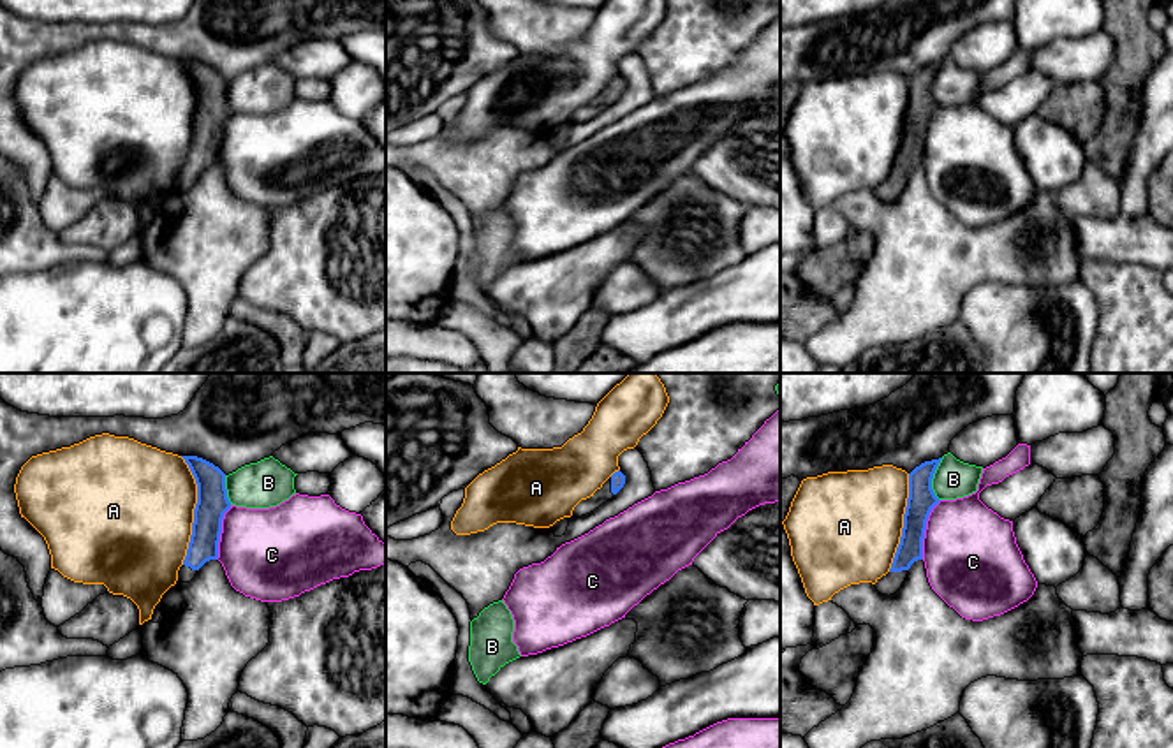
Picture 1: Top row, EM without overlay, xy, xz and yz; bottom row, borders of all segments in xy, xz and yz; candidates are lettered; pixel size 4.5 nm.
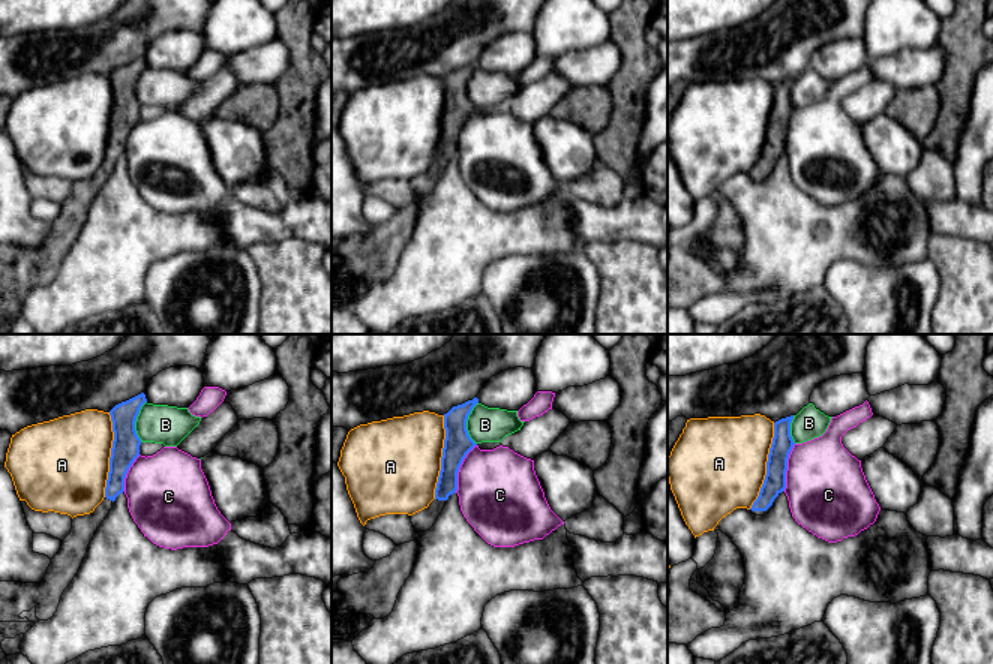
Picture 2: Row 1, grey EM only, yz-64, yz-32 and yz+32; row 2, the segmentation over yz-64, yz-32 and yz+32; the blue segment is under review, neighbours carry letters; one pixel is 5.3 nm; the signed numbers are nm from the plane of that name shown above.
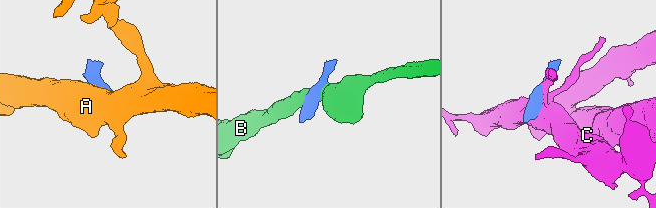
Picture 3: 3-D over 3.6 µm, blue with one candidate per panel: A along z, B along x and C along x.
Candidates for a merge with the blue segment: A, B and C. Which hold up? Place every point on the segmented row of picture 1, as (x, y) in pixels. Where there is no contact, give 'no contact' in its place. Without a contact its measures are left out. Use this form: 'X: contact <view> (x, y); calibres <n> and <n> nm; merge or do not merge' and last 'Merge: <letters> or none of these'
A: contact xy (194, 511); calibres 140 and 500 nm; do not merge
B: contact yz (932, 477); calibres 130 and 180 nm; do not merge
C: contact yz (925, 528); calibres 130 and 440 nm; do not merge
Merge: none of these

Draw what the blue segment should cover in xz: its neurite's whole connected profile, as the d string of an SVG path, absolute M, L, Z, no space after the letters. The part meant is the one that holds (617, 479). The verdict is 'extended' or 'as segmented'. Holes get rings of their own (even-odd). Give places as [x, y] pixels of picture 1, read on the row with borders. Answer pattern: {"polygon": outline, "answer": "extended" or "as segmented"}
{"polygon": "M618 470L615 472L604 484L601 489L597 489L590 498L581 500L574 510L572 516L581 517L586 516L590 512L594 512L595 509L599 509L602 503L606 503L608 500L611 500L625 484L625 475Z", "answer": "extended"}

